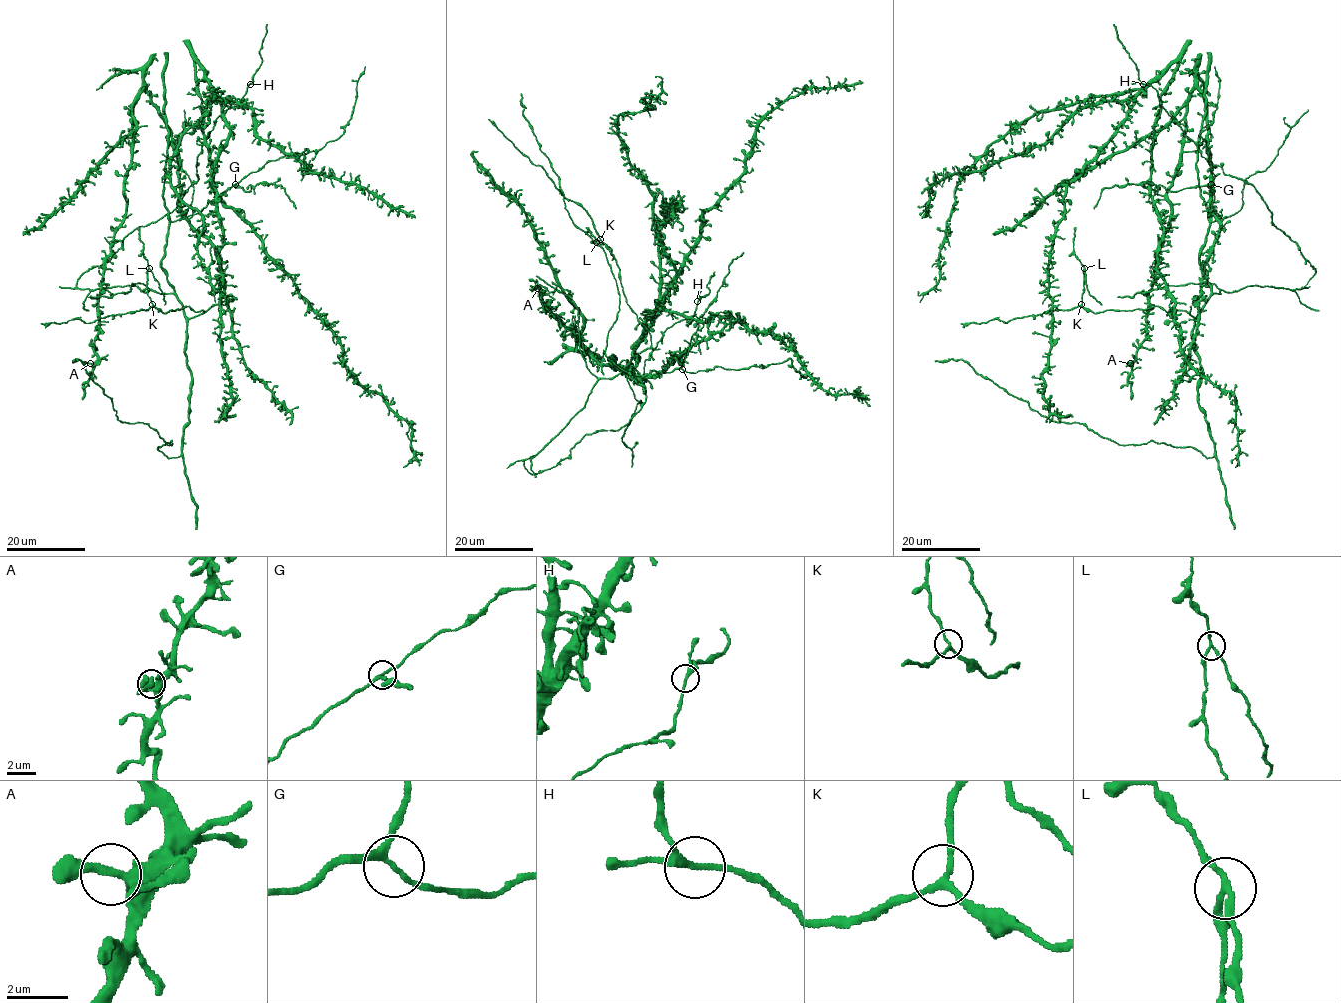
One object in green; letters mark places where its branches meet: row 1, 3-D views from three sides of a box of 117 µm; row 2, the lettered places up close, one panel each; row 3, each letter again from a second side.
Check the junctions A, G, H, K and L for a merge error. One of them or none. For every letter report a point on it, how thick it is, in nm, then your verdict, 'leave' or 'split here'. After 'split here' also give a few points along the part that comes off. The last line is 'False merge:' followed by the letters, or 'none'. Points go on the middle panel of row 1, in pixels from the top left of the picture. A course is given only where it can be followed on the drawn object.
A: at (537, 288); 240 nm thick; leave
G: at (682, 369); 180 nm thick; leave
H: at (697, 301); 200 nm thick; leave
K: at (600, 239); 180 nm thick; leave
L: at (596, 242); 180 nm thick; split here; foreign part runs (596, 242), (610, 247), (612, 260)
False merge: L

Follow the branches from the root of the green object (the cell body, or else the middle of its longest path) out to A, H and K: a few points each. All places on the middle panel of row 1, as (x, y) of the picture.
A: (637, 401), (628, 369), (600, 363), (580, 344), (573, 327), (549, 310), (537, 288)
H: (637, 401), (645, 401), (644, 361), (668, 328), (694, 314), (697, 301)
K: (637, 401), (626, 377), (609, 358), (622, 369), (650, 346), (650, 334), (626, 302), (616, 259), (600, 239)

